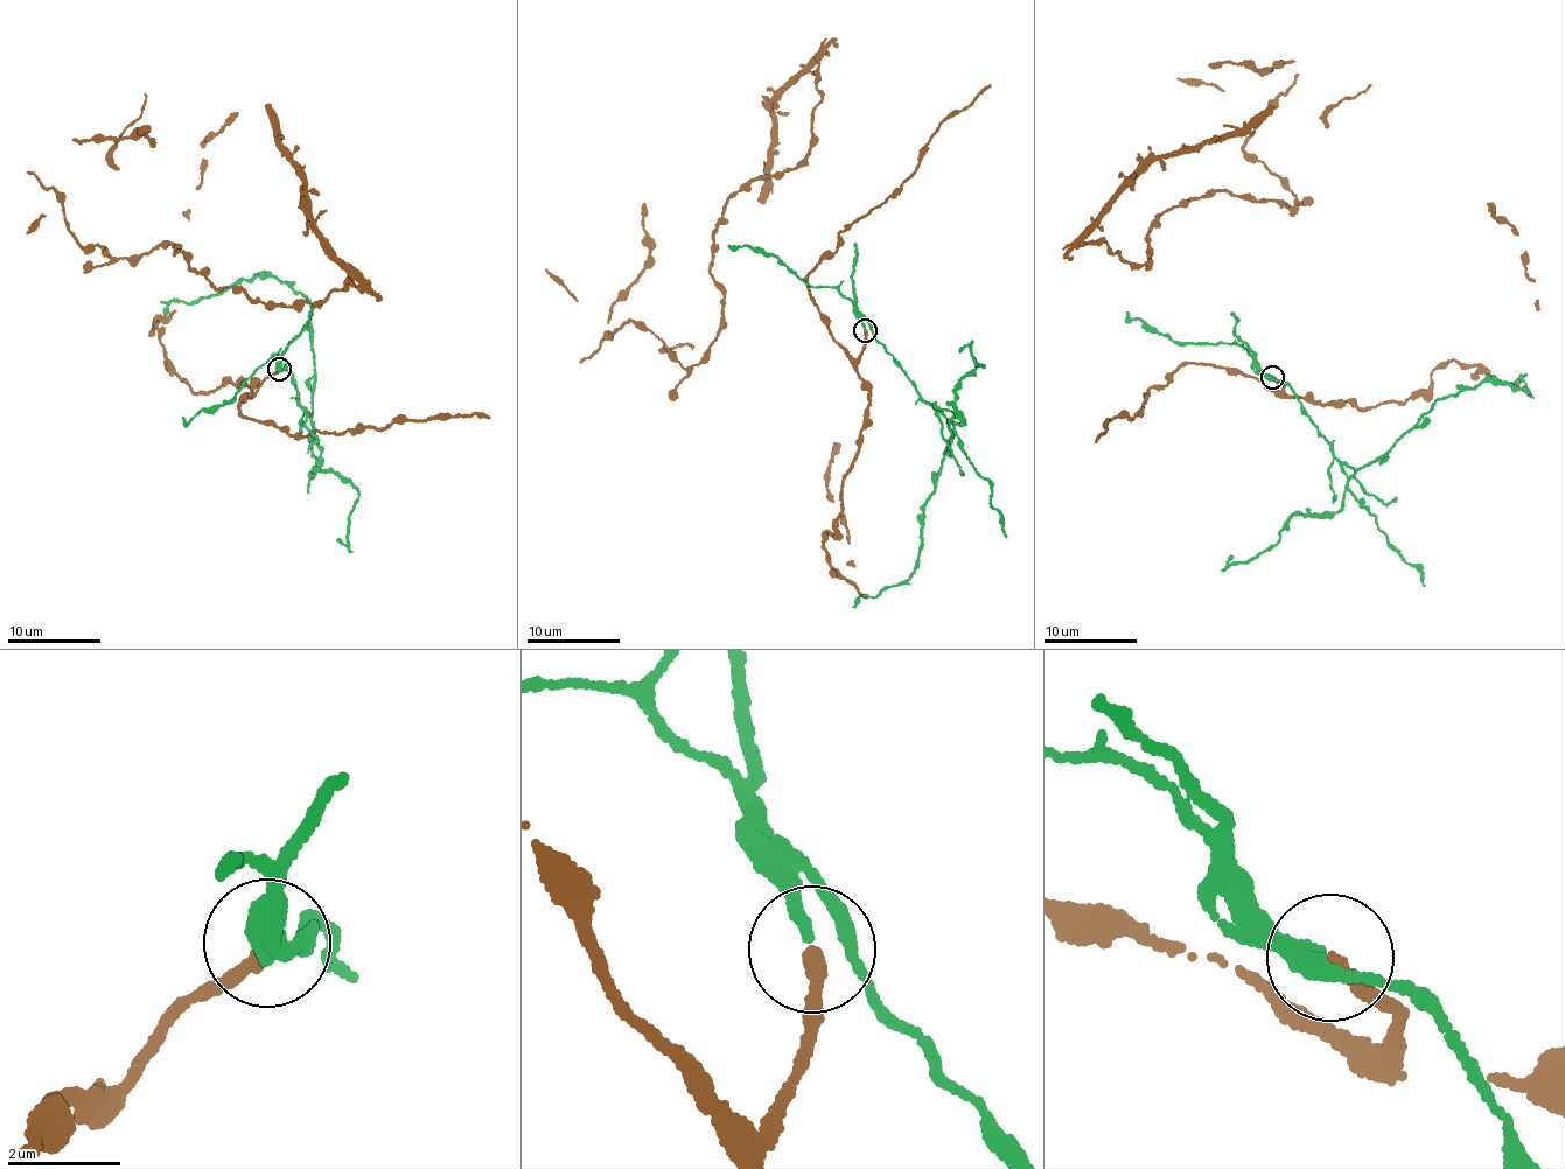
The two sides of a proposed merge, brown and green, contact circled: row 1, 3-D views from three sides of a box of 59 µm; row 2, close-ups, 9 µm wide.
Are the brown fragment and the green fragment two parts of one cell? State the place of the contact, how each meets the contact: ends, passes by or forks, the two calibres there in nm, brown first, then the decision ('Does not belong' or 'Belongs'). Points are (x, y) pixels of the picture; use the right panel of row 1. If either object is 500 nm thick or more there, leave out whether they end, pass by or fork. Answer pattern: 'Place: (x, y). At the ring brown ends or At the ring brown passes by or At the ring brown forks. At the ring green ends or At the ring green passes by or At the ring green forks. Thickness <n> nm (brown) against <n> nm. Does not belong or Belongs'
Place: (1272, 377). At the ring brown ends. At the ring green ends. Thickness 280 nm (brown) against 240 nm. Does not belong

